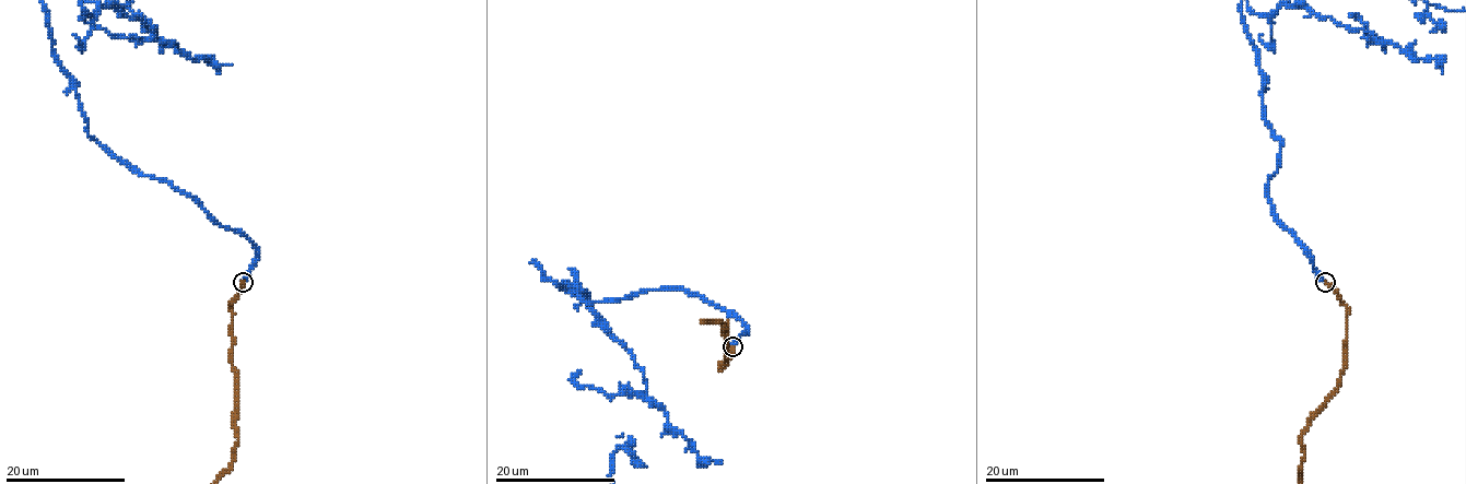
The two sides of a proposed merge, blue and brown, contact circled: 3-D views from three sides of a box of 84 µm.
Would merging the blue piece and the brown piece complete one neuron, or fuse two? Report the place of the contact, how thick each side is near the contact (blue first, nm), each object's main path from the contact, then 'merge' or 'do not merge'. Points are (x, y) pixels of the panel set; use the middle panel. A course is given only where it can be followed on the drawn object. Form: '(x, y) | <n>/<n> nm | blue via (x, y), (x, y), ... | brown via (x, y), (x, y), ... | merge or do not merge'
(732, 346) | 280/300 nm | blue via (732, 345), (747, 327), (684, 291), (586, 303), (530, 263), (577, 274), (596, 319) | merge

